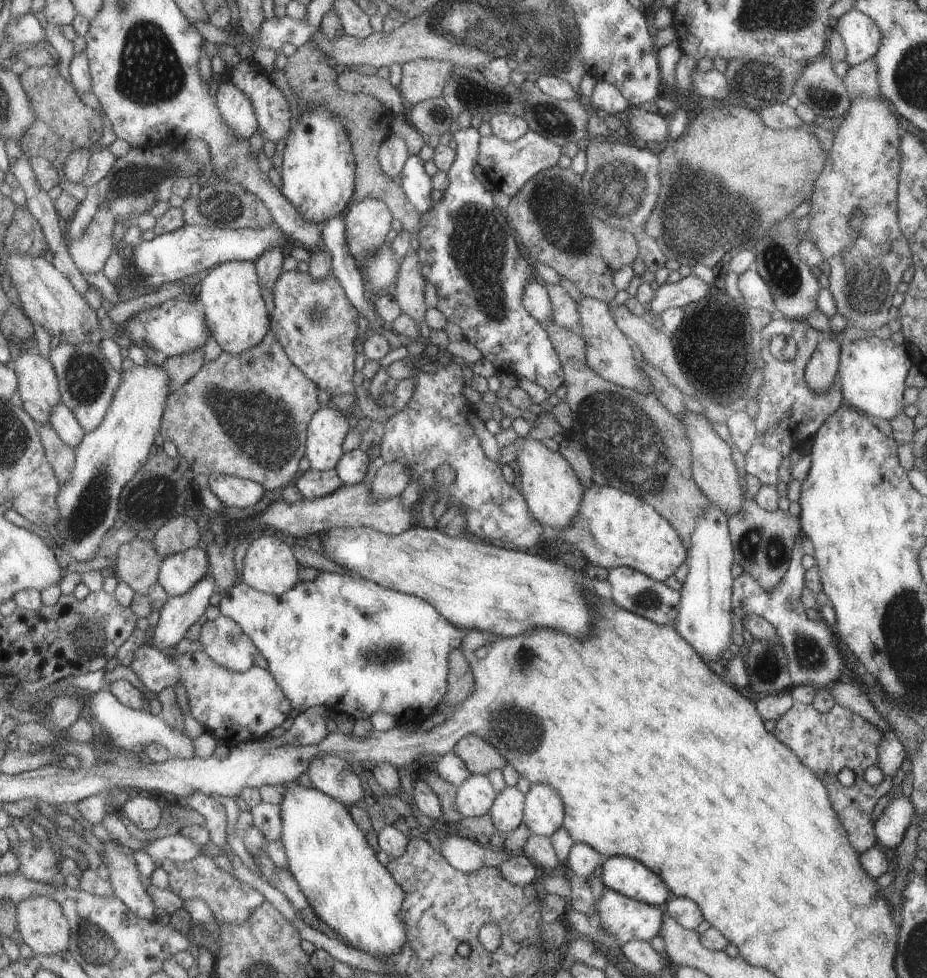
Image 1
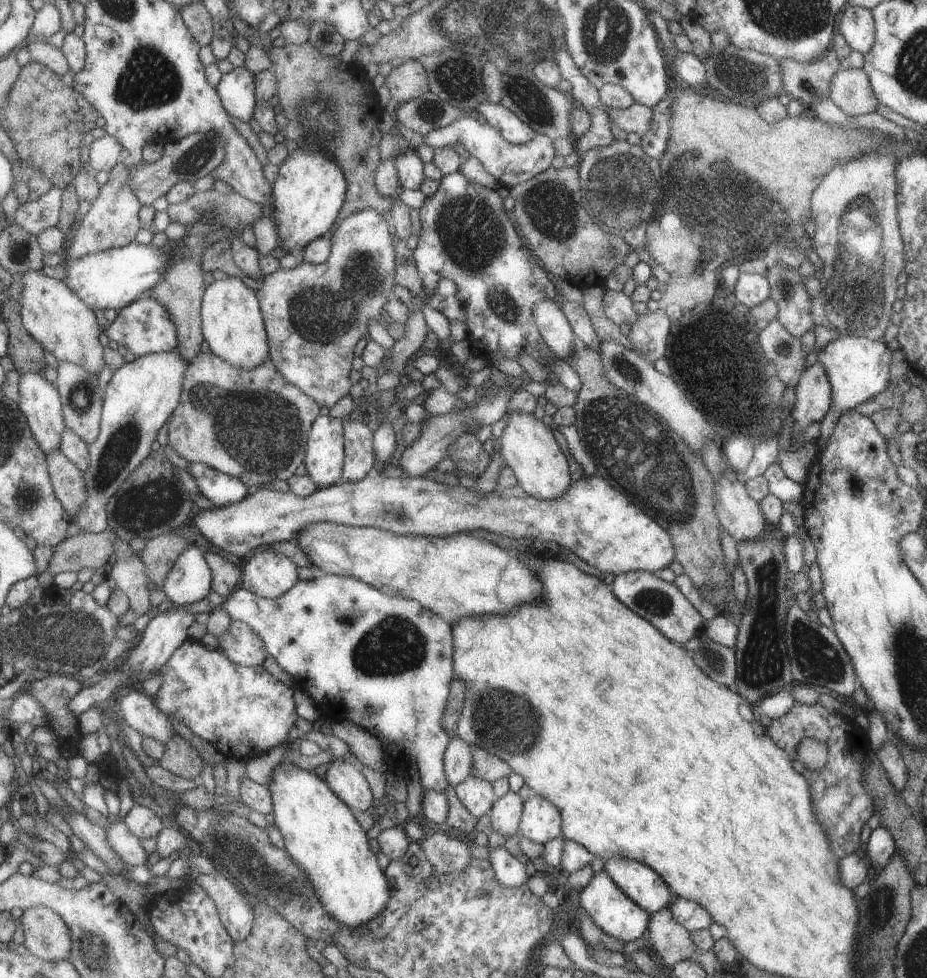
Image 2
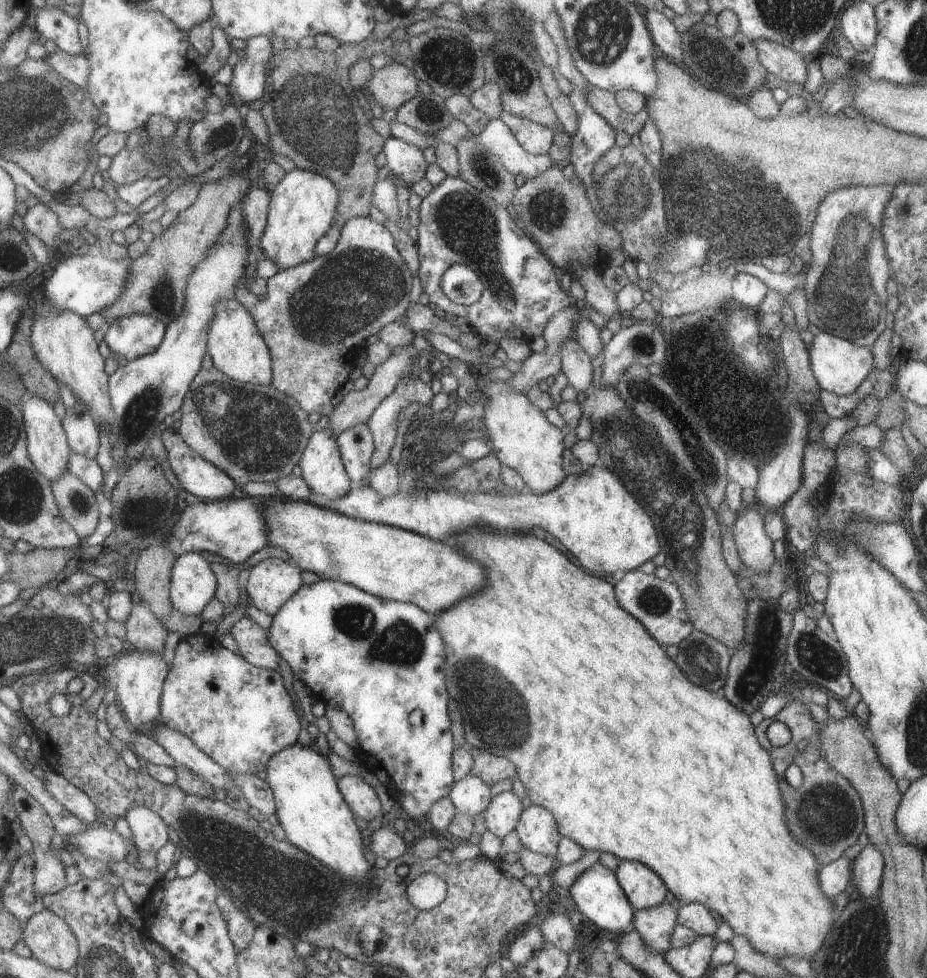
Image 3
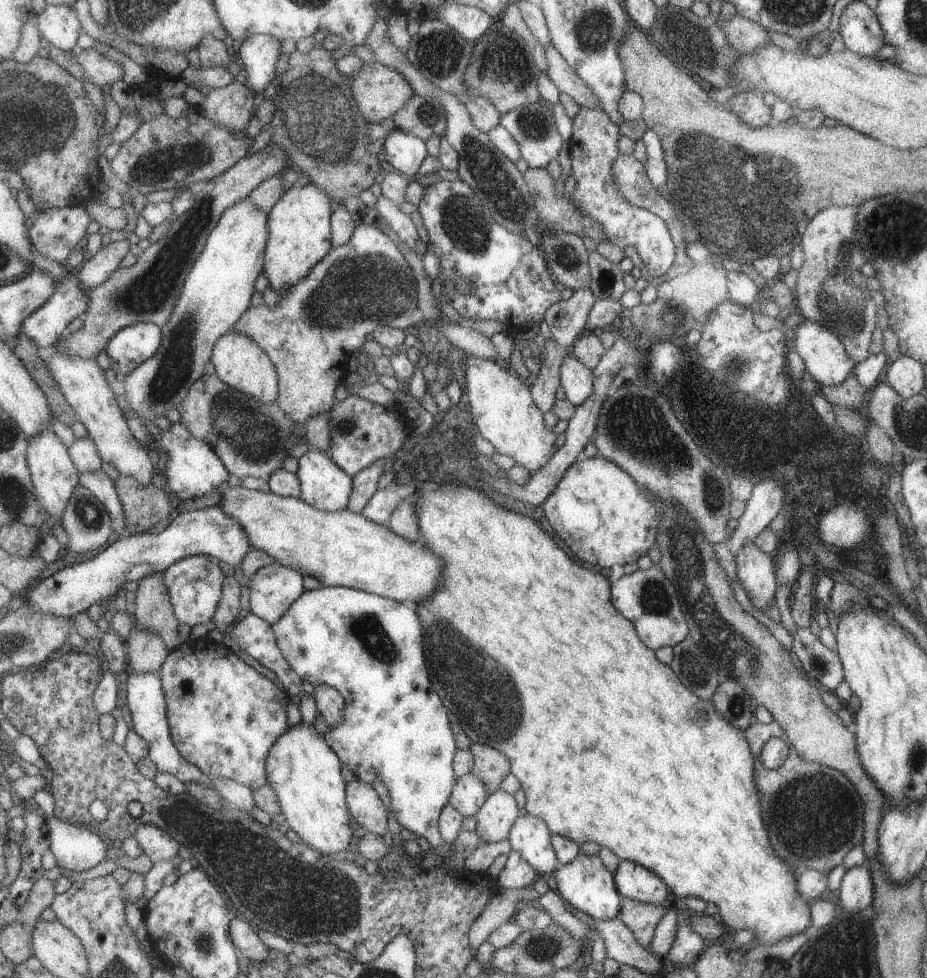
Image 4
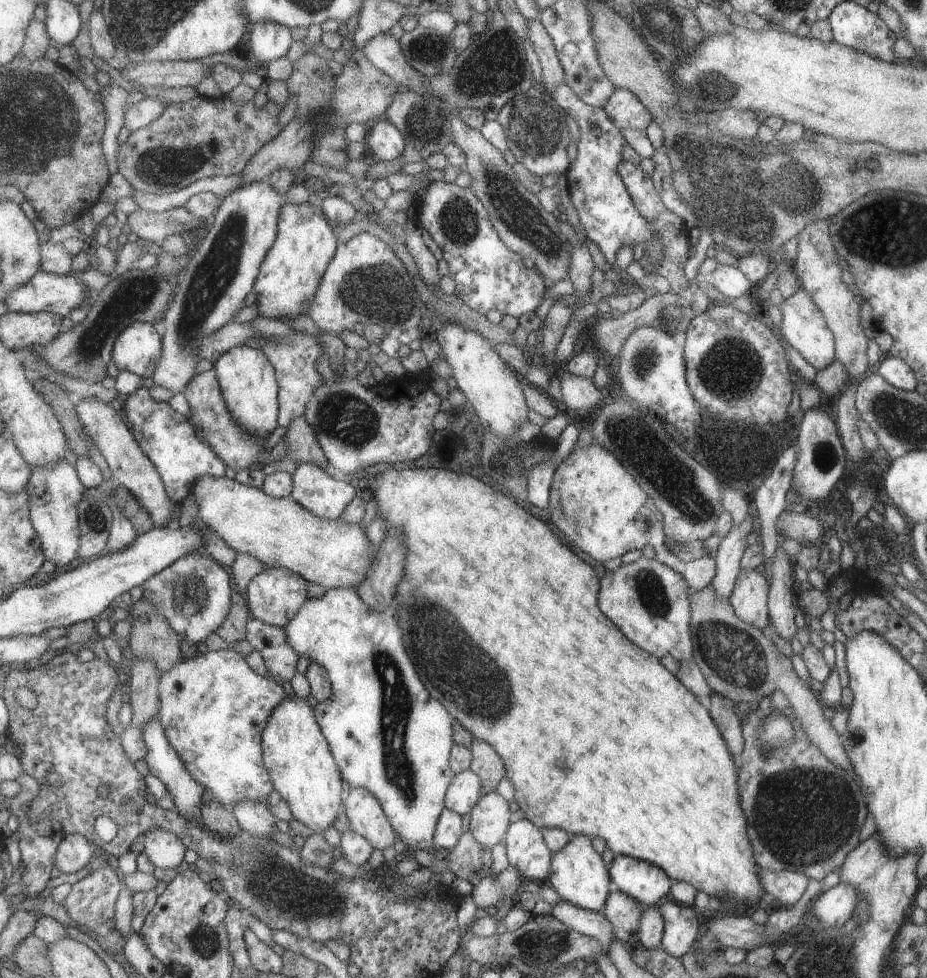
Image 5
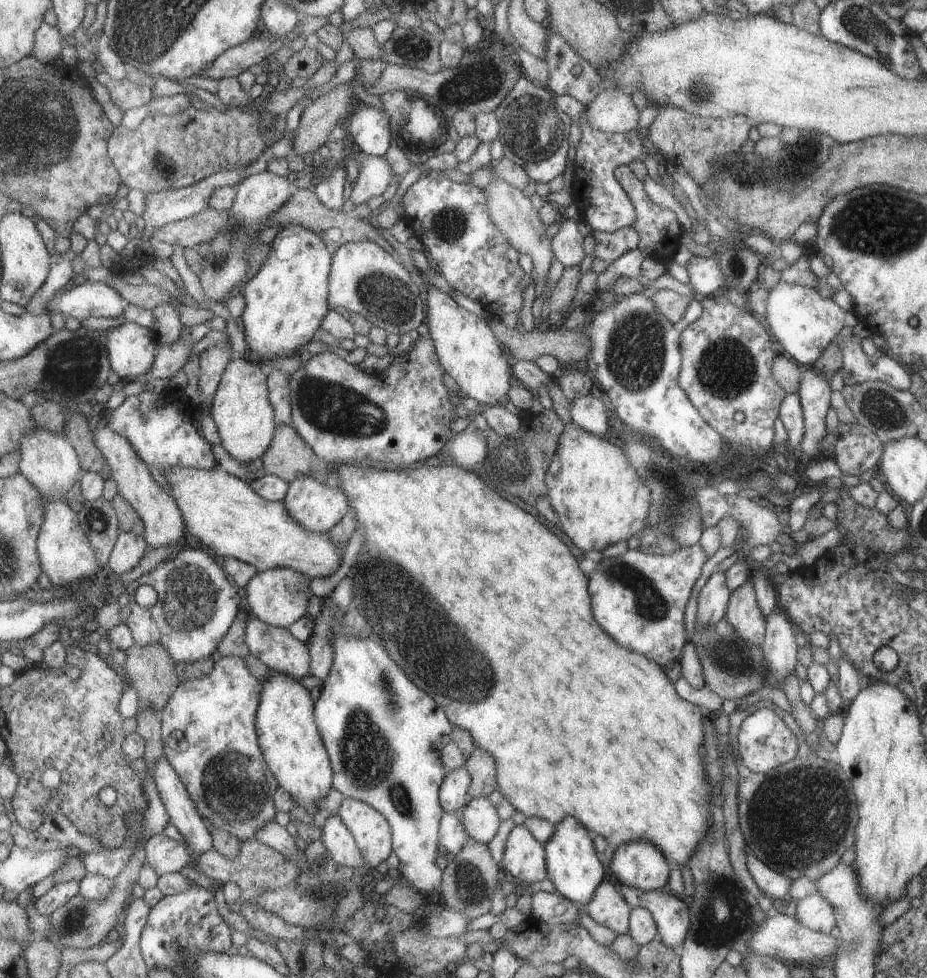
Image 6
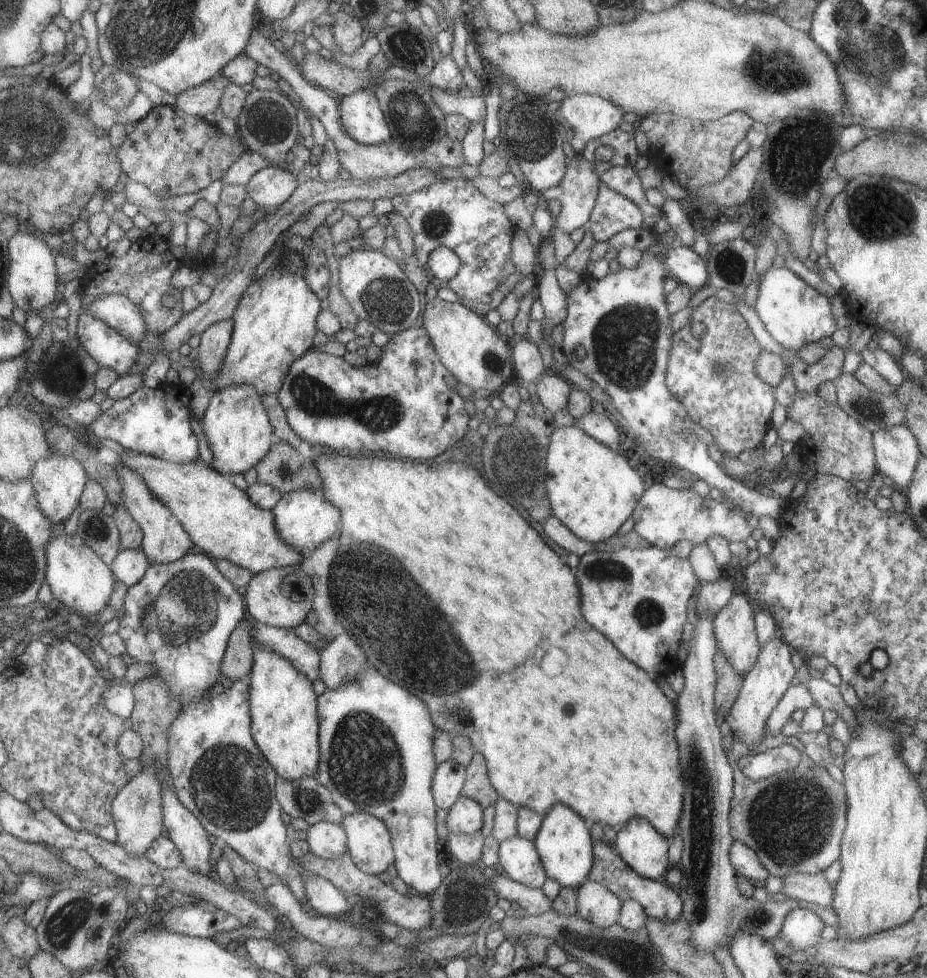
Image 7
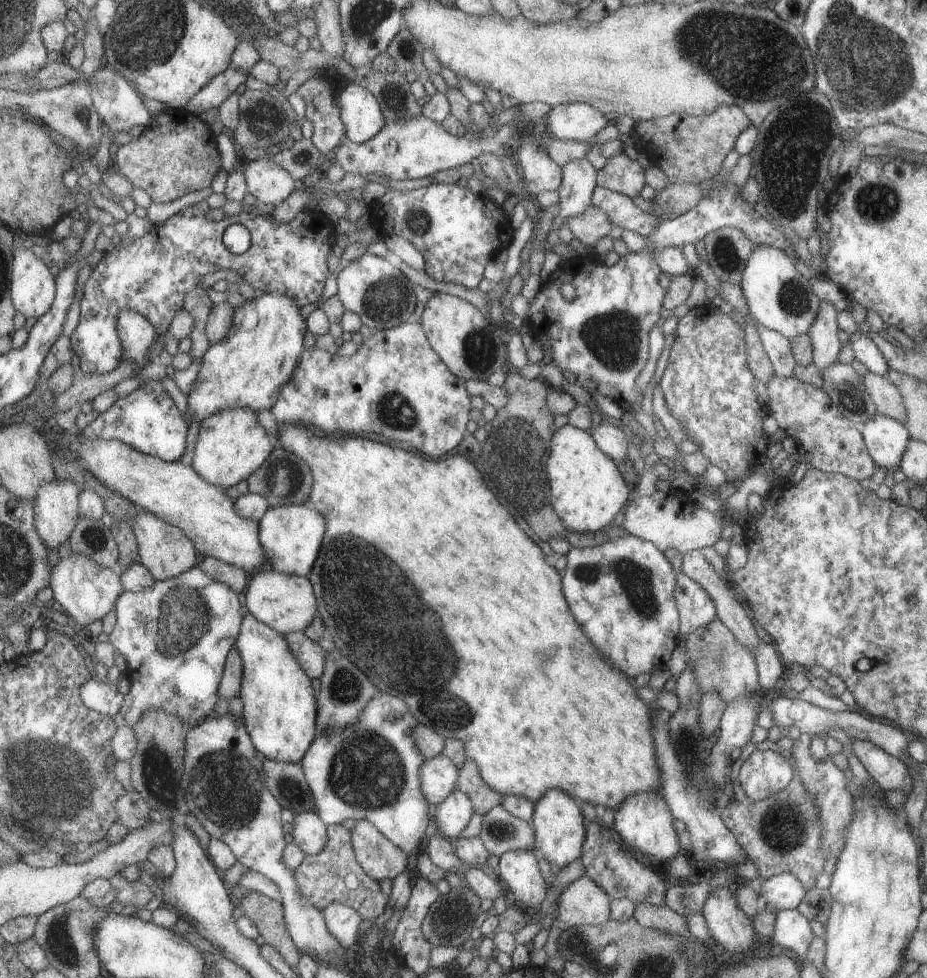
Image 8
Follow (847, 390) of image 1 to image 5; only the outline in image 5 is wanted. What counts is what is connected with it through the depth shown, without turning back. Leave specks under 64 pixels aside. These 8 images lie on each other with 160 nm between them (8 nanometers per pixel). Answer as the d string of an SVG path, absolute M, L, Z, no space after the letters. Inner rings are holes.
M800 288L797 292L784 298L777 308L781 313L779 326L783 338L803 357L809 366L818 371L835 359L832 332L827 328L822 312L818 310L803 289Z

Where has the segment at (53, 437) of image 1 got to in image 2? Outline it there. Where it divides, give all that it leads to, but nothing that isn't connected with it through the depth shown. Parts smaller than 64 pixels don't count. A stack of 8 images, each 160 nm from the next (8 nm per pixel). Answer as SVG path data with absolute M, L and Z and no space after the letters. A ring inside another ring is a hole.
M61 451L47 456L48 474L52 481L52 489L60 499L61 506L71 517L84 506L88 498L83 472L69 462Z

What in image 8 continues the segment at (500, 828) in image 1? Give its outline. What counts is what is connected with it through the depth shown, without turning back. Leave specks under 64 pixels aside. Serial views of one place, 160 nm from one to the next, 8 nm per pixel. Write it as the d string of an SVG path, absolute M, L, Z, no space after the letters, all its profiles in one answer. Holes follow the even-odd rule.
M453 789L436 804L432 826L452 841L458 838L473 813L469 797L460 790Z

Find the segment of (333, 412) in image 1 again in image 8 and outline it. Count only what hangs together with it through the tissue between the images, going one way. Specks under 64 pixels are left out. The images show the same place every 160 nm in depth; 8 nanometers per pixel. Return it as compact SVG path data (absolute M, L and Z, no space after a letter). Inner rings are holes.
M285 504L268 507L258 520L259 544L265 556L265 568L284 575L307 576L325 534L325 518L315 508L306 504Z

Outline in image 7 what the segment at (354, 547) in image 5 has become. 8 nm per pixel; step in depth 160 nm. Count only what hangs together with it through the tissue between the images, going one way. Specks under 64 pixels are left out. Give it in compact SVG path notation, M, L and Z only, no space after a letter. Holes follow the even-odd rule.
M127 449L118 455L118 460L123 466L130 468L137 476L141 477L145 486L148 486L149 492L159 502L162 502L179 521L183 530L189 535L191 542L213 560L228 560L237 566L250 570L253 575L270 568L296 566L298 562L301 562L304 554L298 553L292 547L281 542L277 536L271 511L261 510L249 502L244 491L237 489L231 483L229 476L218 473L203 462L174 463Z

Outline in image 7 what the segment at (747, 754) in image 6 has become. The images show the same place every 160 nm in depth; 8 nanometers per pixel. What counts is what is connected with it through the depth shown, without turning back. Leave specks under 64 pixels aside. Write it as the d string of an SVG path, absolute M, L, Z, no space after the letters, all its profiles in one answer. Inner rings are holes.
M781 744L751 757L741 757L737 763L745 777L758 781L792 771L798 760L798 752L792 745Z

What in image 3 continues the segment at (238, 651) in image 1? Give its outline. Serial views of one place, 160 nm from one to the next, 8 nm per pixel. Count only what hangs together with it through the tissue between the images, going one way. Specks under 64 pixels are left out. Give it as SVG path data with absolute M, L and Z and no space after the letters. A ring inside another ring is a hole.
M248 616L236 620L225 630L236 642L239 656L250 665L255 665L260 669L279 671L277 653L271 648L267 633L265 634L265 630Z

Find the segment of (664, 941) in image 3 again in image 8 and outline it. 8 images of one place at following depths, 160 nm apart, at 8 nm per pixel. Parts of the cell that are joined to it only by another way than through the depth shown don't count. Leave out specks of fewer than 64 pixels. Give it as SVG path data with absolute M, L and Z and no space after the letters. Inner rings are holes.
M585 874L564 886L556 898L558 913L548 932L554 938L566 928L597 926L609 916L610 896Z

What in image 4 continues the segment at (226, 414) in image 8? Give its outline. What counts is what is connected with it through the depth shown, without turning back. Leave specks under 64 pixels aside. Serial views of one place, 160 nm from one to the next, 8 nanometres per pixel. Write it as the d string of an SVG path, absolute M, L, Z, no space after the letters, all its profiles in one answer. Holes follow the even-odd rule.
M232 328L223 333L212 348L210 361L214 366L214 373L227 386L238 393L257 399L260 403L275 402L278 395L278 380L275 367L269 357L247 335L236 333Z

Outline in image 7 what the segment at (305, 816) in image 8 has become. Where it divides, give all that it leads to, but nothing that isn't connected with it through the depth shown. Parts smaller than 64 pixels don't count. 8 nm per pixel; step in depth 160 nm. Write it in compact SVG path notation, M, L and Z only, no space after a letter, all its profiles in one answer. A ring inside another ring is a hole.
M319 821L309 824L305 842L308 851L324 859L334 859L346 849L346 834L339 825Z

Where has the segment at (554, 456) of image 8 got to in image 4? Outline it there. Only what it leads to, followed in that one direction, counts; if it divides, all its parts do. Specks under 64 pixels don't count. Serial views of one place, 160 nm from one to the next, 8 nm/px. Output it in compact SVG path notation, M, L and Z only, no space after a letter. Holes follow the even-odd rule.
M599 455L565 470L541 507L555 534L573 556L596 568L635 562L655 546L660 508L622 468Z

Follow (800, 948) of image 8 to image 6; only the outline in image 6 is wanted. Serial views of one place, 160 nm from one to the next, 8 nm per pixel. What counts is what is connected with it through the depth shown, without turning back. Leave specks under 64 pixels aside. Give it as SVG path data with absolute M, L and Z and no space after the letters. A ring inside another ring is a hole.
M817 893L804 896L796 902L793 918L813 932L829 934L835 926L831 905Z

